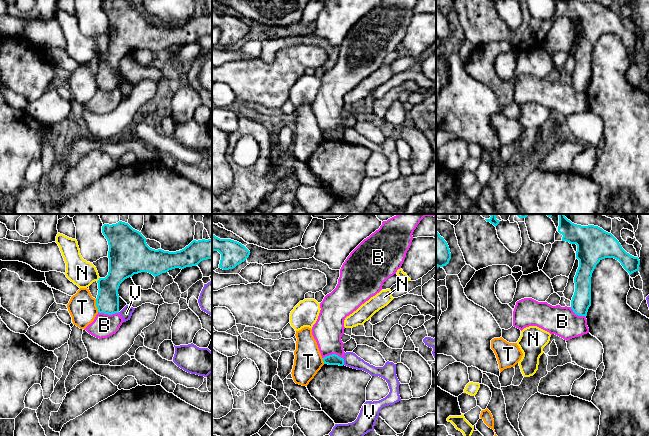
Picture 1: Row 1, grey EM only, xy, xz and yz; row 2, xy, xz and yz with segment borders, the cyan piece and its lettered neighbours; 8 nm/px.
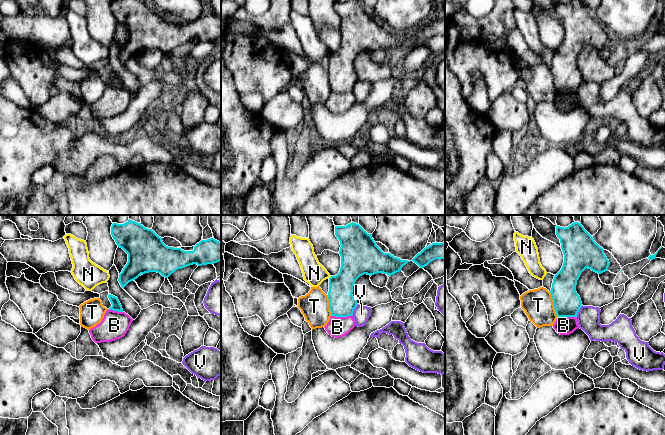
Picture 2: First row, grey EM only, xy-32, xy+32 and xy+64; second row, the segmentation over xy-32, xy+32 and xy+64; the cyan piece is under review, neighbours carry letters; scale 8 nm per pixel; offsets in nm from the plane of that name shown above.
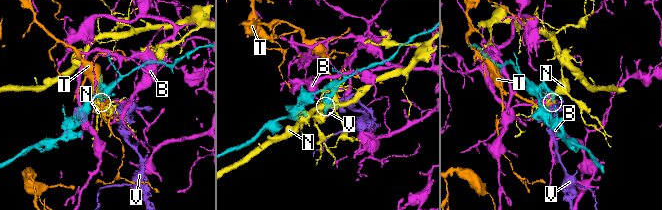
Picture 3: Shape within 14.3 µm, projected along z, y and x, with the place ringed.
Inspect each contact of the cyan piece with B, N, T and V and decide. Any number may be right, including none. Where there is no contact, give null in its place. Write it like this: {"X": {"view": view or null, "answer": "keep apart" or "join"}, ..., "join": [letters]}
{"B": {"view": "xy", "answer": "keep apart"}, "N": {"view": "xy", "answer": "keep apart"}, "T": {"view": "xy", "answer": "keep apart"}, "V": {"view": "xz", "answer": "keep apart"}, "join": []}

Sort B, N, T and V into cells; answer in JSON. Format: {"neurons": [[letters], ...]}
{"neurons": [["B"], ["N"], ["T"], ["V"]]}

